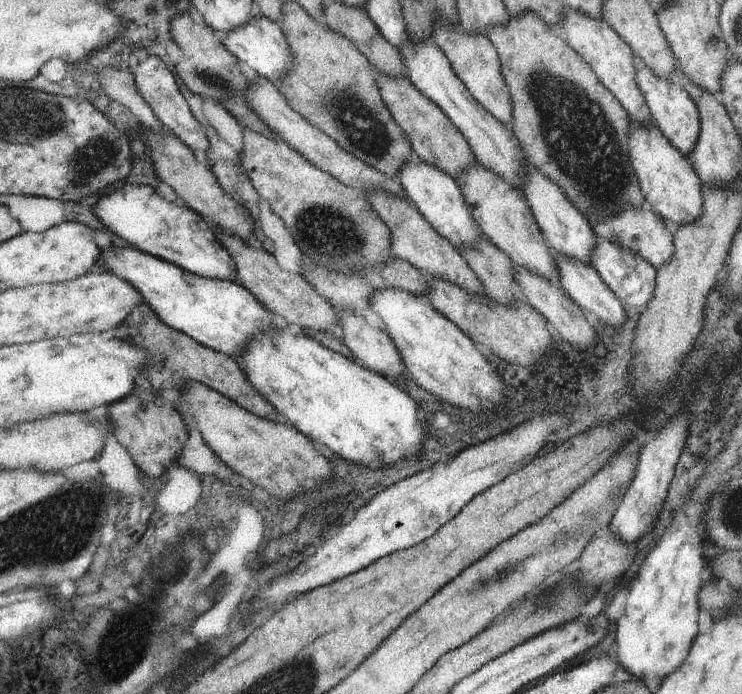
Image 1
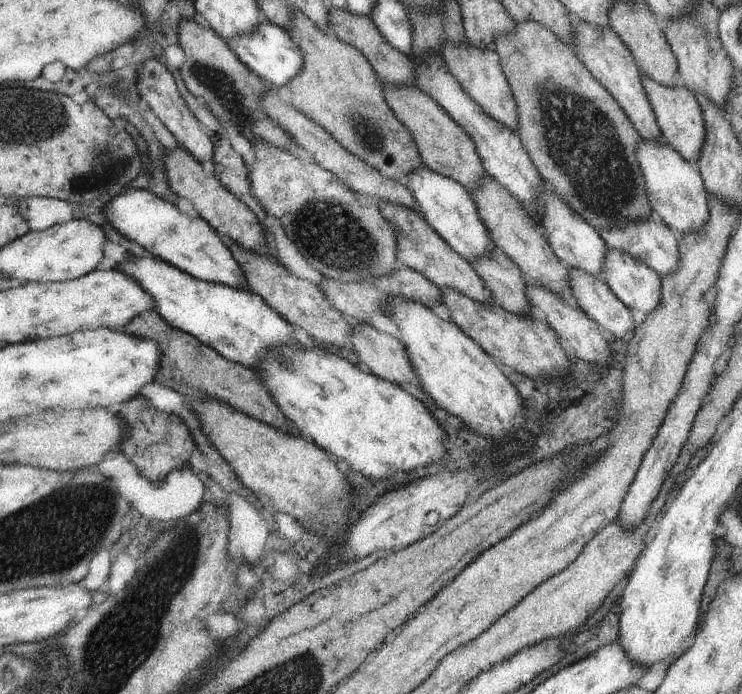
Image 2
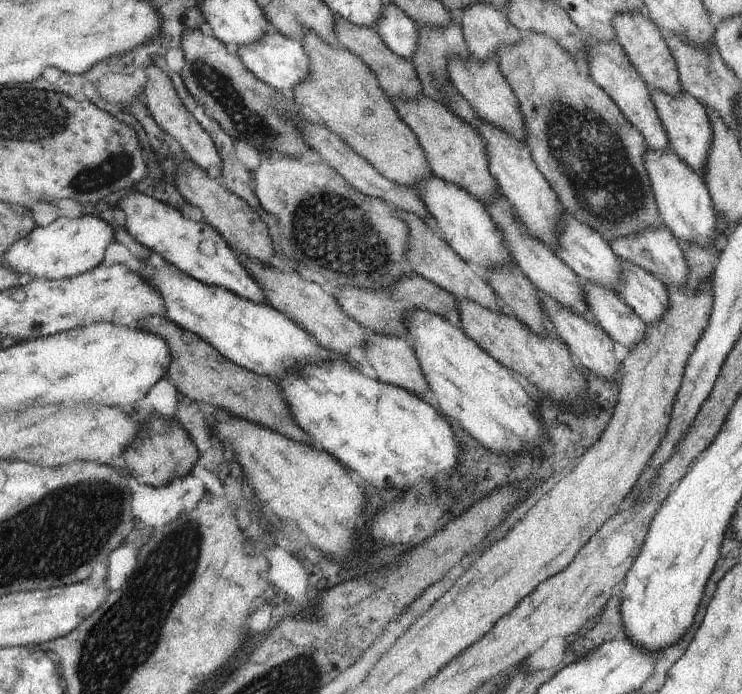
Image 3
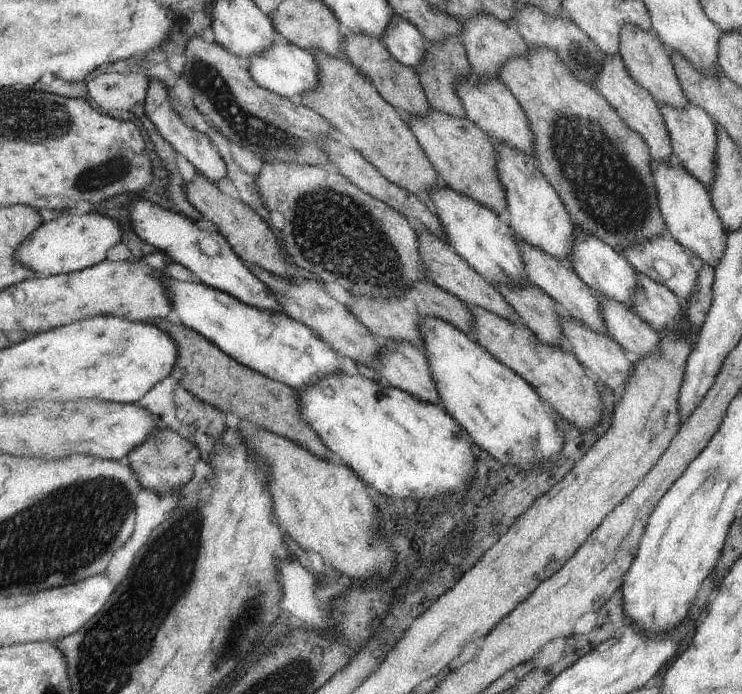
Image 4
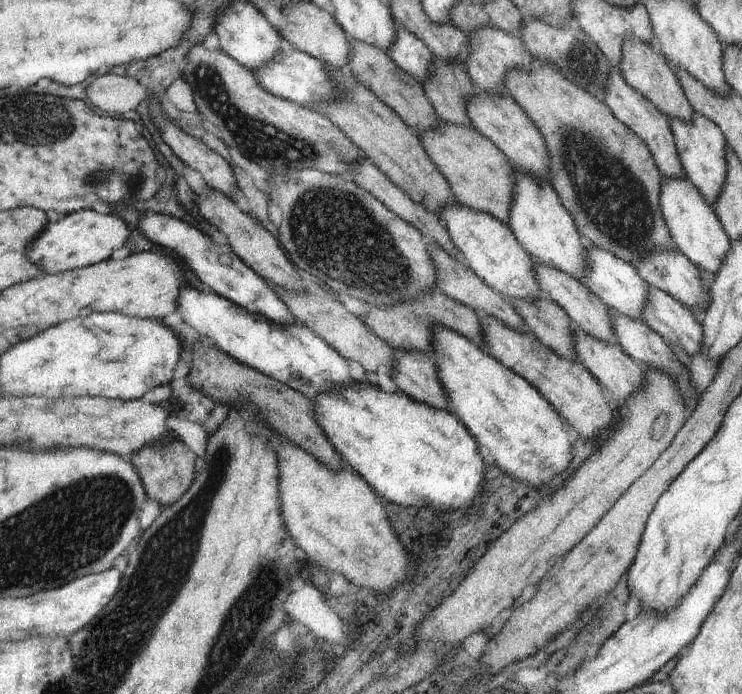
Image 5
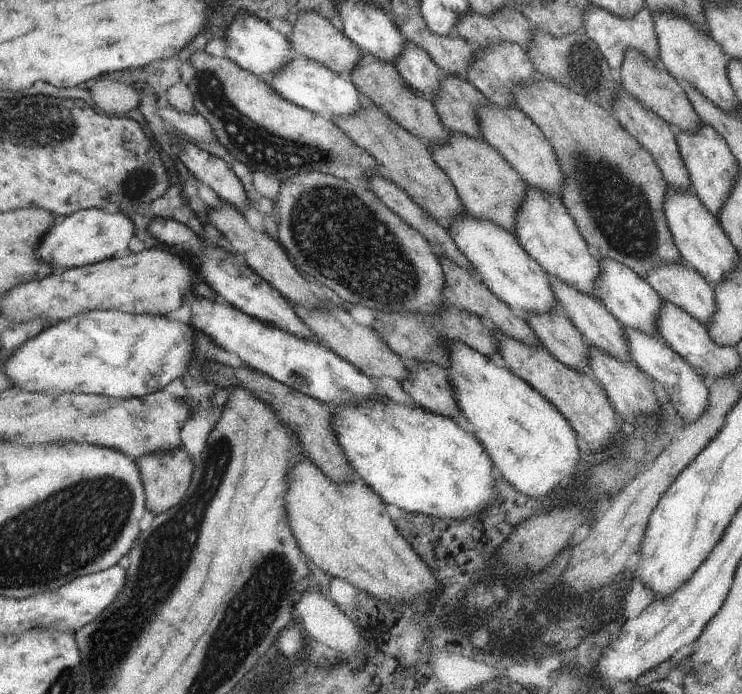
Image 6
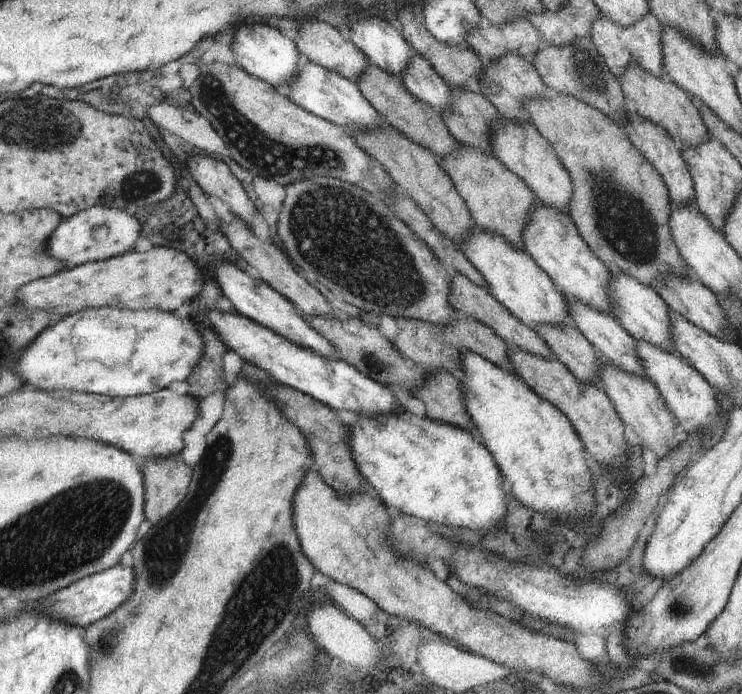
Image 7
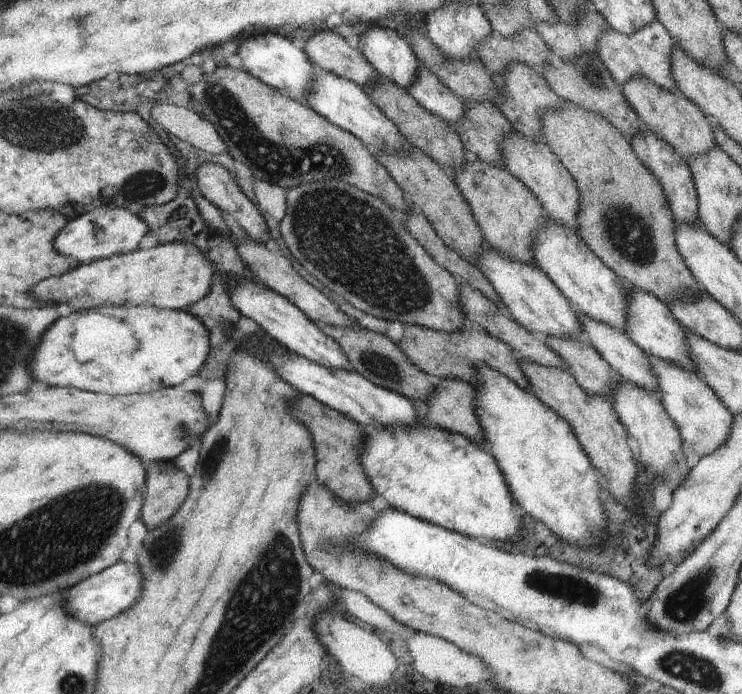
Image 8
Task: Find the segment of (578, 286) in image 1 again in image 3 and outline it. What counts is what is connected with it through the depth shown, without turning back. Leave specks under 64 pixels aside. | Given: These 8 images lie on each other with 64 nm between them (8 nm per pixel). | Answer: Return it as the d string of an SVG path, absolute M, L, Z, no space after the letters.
M580 278L584 300L599 327L622 346L640 344L646 338L647 324L618 295L598 284Z

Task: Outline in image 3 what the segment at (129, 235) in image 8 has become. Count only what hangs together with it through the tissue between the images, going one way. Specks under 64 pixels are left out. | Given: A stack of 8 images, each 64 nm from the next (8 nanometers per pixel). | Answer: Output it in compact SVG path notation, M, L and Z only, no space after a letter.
M86 211L78 218L57 218L50 226L36 227L28 236L8 246L4 254L4 266L16 274L28 274L32 278L74 278L100 265L106 255L104 251L112 242L115 242L112 226Z

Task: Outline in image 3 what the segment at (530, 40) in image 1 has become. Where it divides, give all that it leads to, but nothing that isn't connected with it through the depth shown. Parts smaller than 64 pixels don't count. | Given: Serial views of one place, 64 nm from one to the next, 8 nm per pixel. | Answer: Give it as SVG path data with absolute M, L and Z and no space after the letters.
M528 32L516 46L500 50L496 56L500 72L519 102L524 118L527 148L546 182L556 192L568 214L595 230L608 243L616 238L638 234L646 228L657 228L662 221L654 204L646 169L642 166L647 142L624 118L620 108L585 73L580 74L576 62L552 38Z

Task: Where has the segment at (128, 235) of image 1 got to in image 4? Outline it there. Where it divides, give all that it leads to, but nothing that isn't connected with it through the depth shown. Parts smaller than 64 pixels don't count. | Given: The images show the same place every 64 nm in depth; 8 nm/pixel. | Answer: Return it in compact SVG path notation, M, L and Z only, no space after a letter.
M133 197L128 210L131 224L140 242L166 252L174 263L188 268L202 284L226 292L248 306L268 310L274 314L283 314L282 306L272 298L267 286L264 286L256 275L248 270L247 264L232 250L220 232L206 230L206 228L201 230L192 219L152 204L150 200L141 197Z

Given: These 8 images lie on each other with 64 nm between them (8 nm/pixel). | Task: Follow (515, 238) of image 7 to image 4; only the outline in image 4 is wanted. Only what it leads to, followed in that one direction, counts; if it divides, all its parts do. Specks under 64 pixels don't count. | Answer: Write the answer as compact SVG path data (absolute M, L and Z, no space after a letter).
M432 106L426 114L404 114L403 117L432 163L440 181L458 194L472 198L474 202L486 206L494 214L504 218L507 200L504 187L496 174L496 147L491 138L471 120L452 118Z

